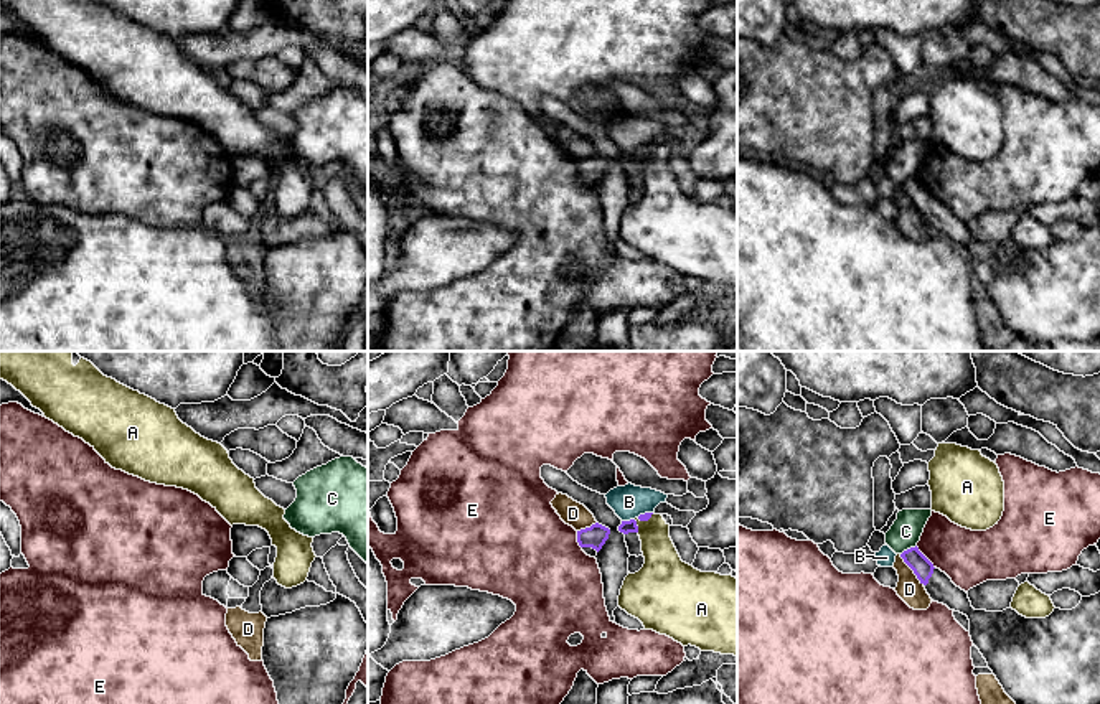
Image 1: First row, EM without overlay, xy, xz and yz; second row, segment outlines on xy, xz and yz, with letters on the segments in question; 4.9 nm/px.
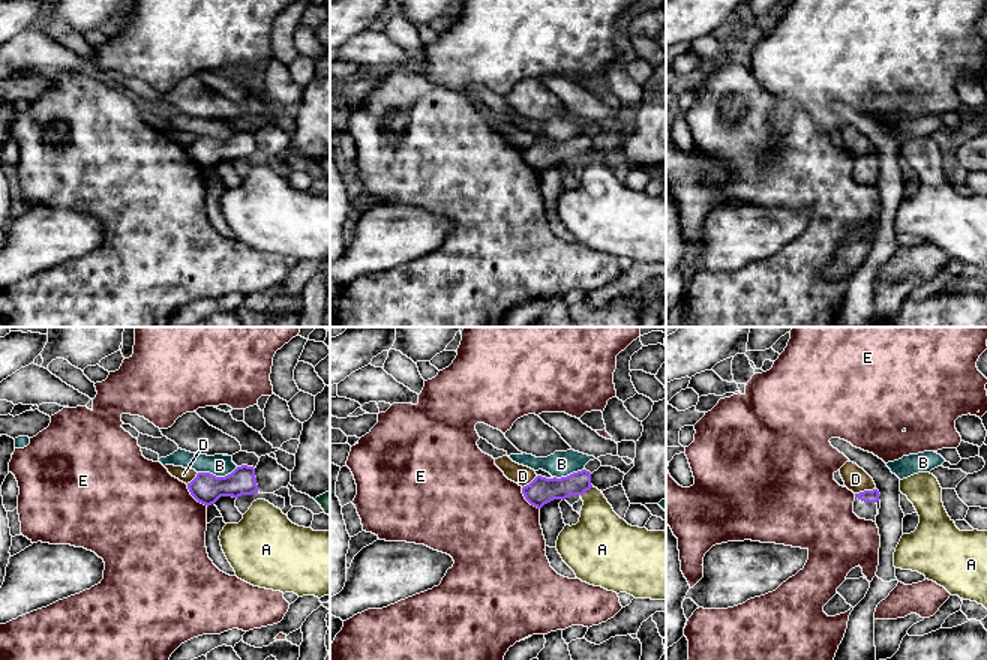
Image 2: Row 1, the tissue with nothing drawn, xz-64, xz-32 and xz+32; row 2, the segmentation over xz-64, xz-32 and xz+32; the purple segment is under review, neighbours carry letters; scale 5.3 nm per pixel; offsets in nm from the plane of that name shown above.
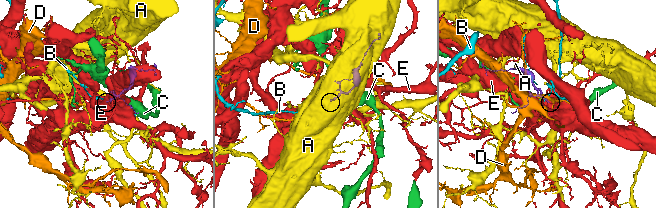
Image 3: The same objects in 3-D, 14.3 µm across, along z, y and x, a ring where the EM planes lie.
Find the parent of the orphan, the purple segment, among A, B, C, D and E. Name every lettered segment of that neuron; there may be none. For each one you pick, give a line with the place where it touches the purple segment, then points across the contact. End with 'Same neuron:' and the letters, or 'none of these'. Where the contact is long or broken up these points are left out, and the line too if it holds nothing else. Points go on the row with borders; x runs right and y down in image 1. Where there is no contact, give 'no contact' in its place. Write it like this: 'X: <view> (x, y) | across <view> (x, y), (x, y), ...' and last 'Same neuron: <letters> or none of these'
Same neuron: none of these

